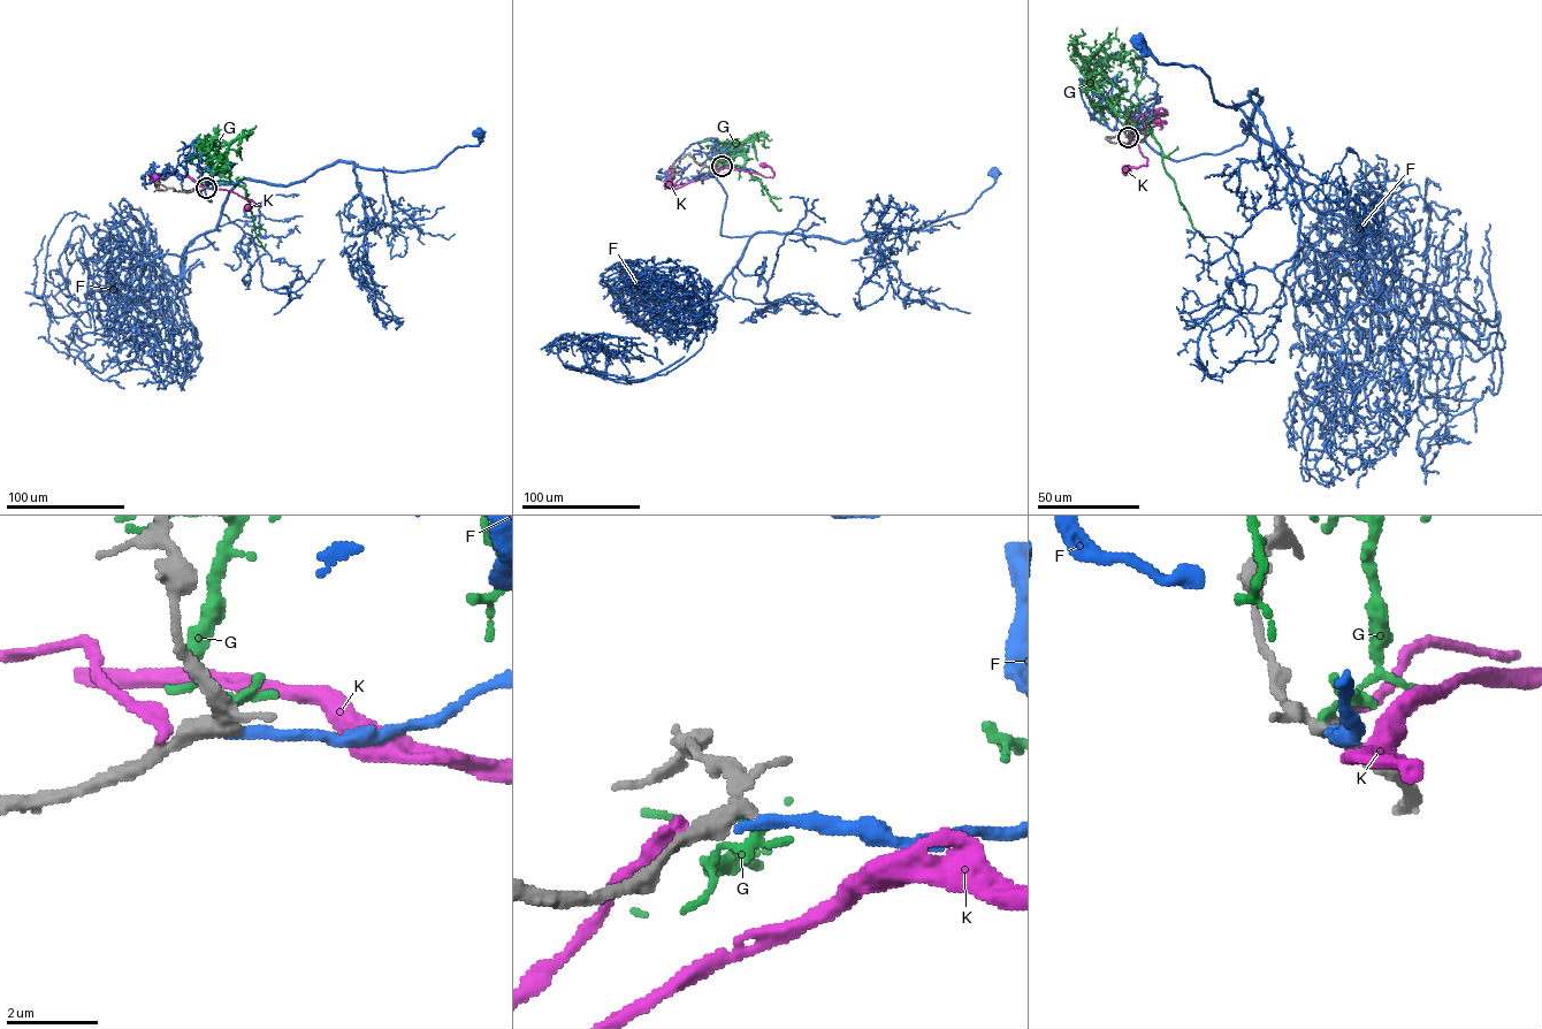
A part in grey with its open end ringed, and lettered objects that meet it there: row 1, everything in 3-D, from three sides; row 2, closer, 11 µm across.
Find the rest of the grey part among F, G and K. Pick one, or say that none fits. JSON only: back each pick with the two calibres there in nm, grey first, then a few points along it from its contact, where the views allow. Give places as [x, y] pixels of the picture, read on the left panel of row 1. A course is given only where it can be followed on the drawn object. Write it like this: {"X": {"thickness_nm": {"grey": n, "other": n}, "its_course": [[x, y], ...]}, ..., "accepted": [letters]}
{"F": {"thickness_nm": {"grey": 300, "other": 240}, "its_course": [[205, 188], [215, 184], [200, 191], [211, 202], [215, 181], [288, 185], [338, 161], [427, 169], [478, 132]]}, "accepted": ["F"]}

